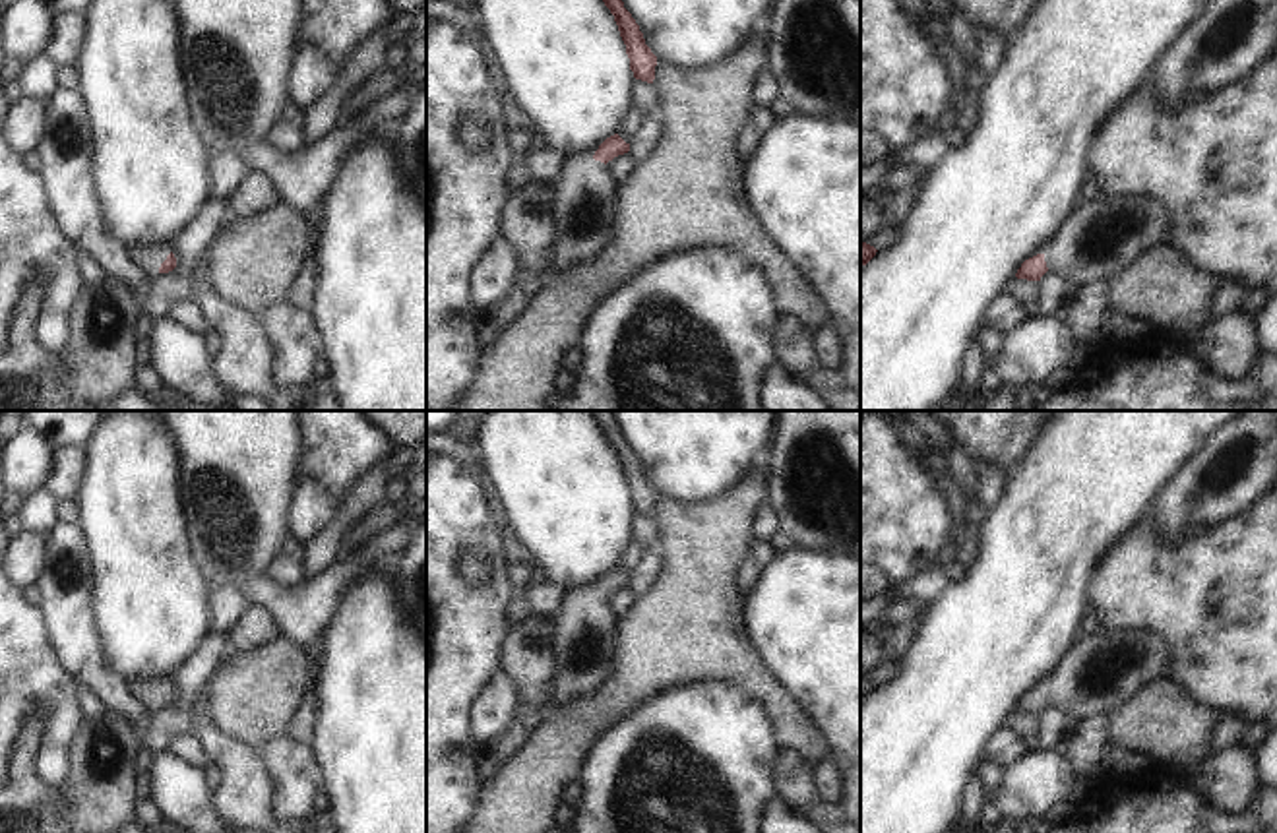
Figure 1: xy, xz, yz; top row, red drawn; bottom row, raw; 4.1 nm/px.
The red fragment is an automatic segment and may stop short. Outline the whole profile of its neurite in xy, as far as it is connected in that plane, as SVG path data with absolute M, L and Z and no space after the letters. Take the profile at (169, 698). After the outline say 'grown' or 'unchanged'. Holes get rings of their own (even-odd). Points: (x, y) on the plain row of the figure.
M126 682L128 692L145 707L169 707L176 701L176 692L171 682Z; grown

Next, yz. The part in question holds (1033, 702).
M1137 630L1099 632L1081 643L1074 643L1058 668L1043 688L1021 697L1015 711L1041 715L1046 705L1062 707L1081 721L1108 715L1130 701L1143 686L1163 680L1170 663L1170 645L1161 635Z; grown

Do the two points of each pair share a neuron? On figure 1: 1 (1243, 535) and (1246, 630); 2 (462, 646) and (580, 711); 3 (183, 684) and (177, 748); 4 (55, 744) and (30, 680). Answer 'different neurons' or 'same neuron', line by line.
1: same neuron
2: different neurons
3: different neurons
4: same neuron

